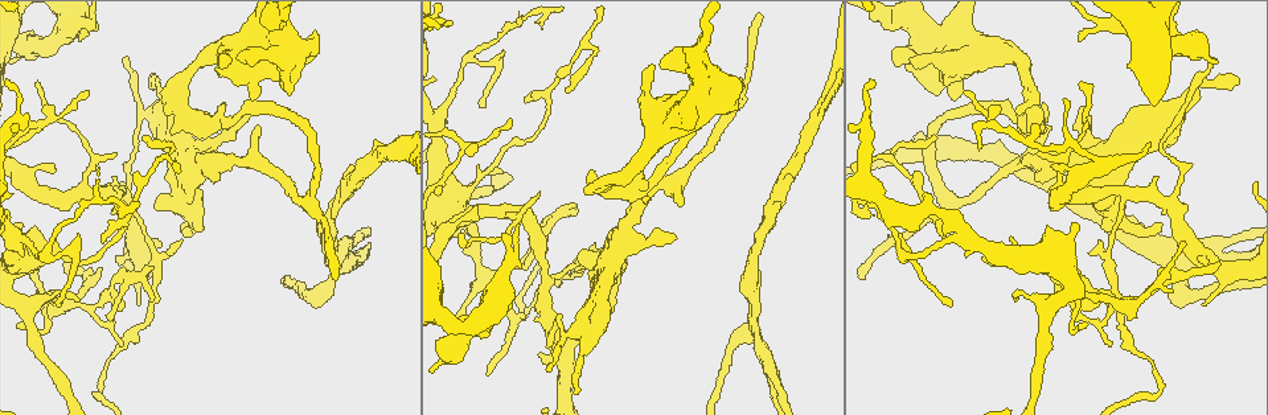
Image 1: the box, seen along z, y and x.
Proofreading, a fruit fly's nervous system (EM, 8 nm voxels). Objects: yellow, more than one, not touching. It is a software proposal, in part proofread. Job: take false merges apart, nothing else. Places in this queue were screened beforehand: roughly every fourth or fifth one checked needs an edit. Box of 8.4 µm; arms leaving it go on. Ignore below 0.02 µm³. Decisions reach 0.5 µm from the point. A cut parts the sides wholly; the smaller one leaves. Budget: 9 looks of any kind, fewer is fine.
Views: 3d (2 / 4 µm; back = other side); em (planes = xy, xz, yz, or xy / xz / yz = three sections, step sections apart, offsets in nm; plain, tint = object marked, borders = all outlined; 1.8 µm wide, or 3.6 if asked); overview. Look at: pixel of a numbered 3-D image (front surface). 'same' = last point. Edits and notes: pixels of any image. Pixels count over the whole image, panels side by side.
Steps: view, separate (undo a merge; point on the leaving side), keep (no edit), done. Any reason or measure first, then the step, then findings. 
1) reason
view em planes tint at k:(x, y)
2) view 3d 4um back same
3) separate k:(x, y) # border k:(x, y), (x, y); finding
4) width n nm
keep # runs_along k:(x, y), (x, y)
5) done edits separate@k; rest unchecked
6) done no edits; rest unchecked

four or more arms meet
view 3d 2um at 1:(757, 336)

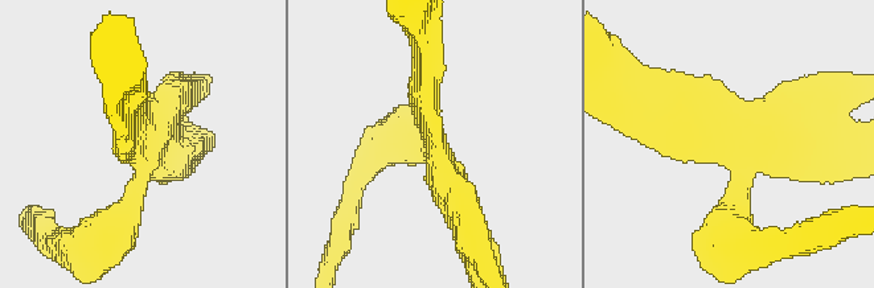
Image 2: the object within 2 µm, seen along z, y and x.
arms 4; need the tissue
view em 3.6um planes borders at 2:(432, 143)

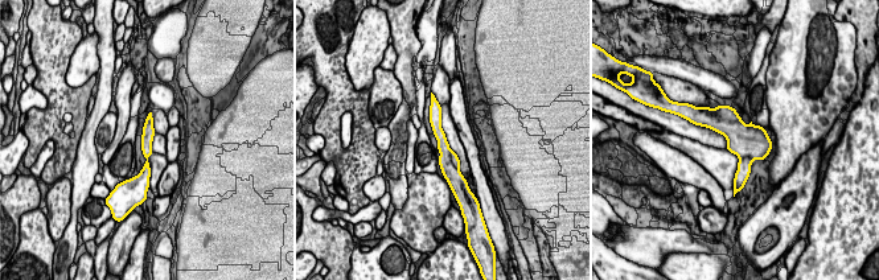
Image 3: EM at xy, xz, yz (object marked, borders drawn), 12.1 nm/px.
separate 3:(455, 160) # a second neuron is stuck on

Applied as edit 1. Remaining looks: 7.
looks like a crossing
view 3d 4um at 1:(624, 236)

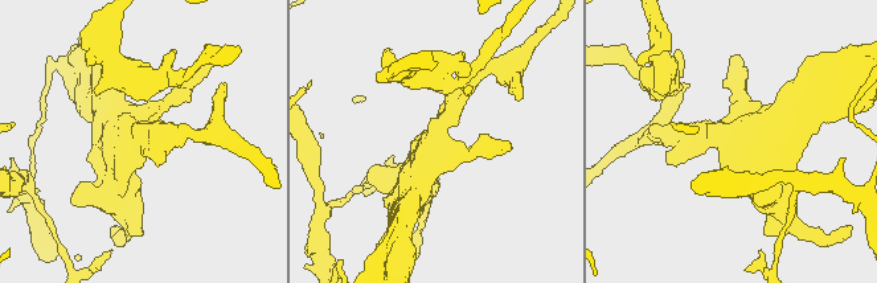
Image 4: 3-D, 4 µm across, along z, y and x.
arms 4
view em planes tint at 4:(434, 141)

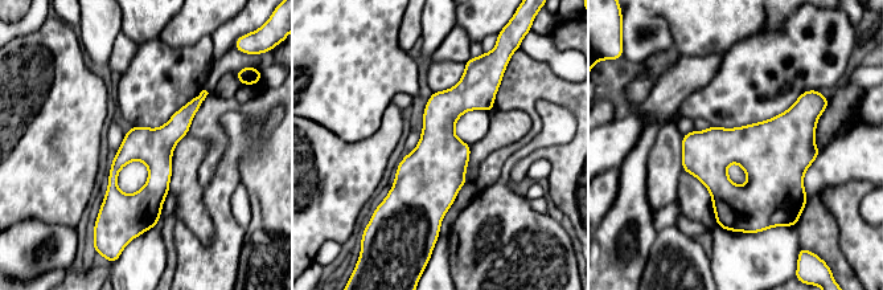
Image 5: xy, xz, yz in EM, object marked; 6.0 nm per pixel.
keep # one neuron here

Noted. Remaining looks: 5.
thin arm on a thick one
view em 3.6um yz step 8 tint at 1:(1170, 195)

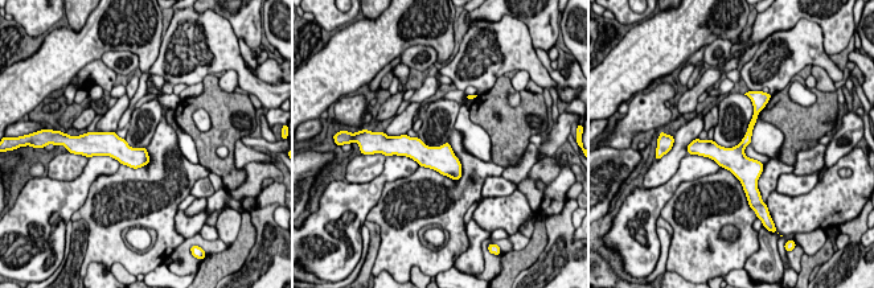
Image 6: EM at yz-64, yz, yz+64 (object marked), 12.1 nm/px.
width 190 nm
keep # continuous, no second neuron

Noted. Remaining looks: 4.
four arms meet
view em 3.6um xy step 16 tint at 1:(462, 194)

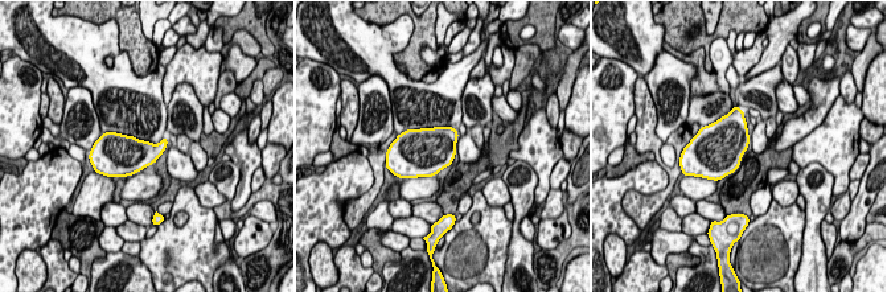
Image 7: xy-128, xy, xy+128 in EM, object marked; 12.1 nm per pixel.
keep # one neuron here

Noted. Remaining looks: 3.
done edits separate@3; rest unchecked

